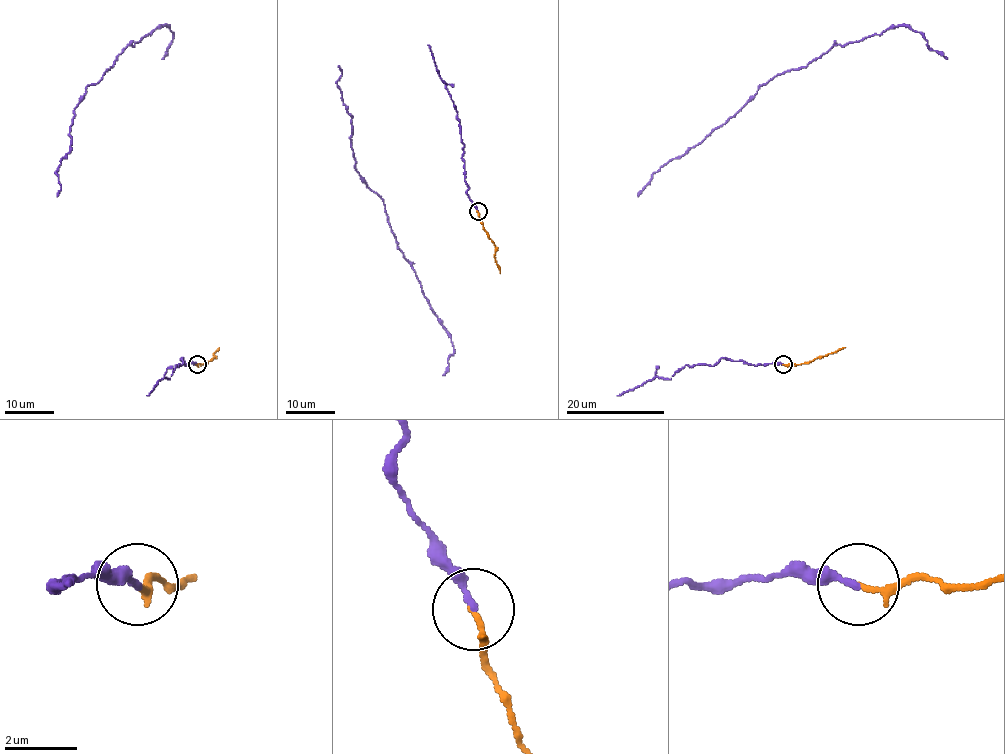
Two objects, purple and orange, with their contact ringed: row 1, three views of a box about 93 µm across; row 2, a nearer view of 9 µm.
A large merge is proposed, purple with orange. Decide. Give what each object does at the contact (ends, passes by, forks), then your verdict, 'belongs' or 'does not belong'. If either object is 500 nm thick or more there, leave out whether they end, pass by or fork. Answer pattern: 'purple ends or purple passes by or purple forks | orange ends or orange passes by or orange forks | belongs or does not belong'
purple ends | orange ends | belongs

